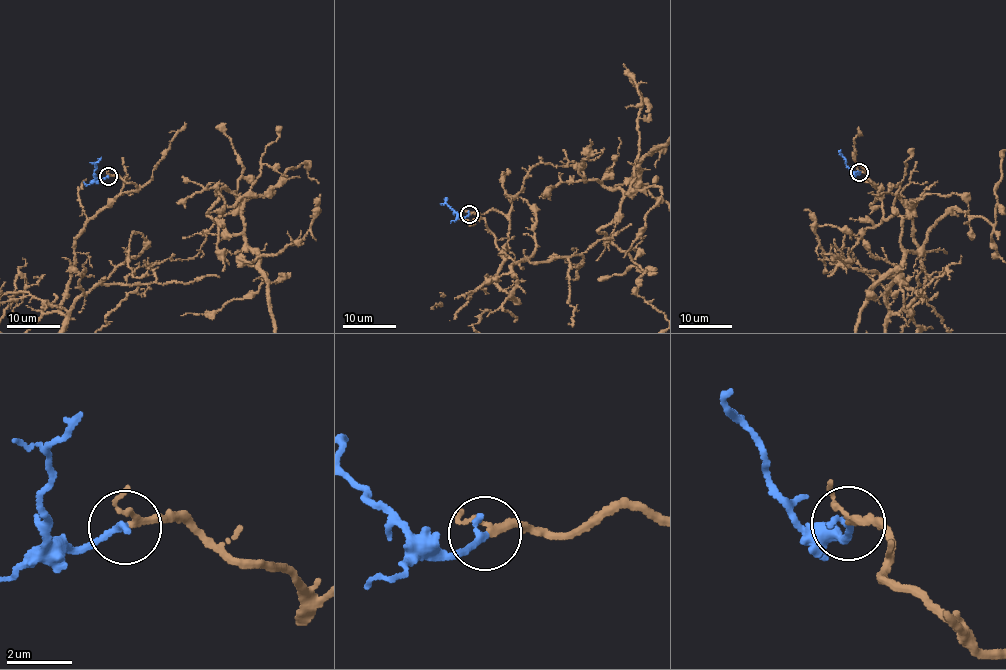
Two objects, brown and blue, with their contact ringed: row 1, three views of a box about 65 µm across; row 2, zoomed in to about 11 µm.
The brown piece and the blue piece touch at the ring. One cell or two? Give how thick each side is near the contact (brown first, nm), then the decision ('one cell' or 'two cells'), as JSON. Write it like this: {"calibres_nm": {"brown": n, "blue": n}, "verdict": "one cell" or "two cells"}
{"calibres_nm": {"brown": 160, "blue": 220}, "verdict": "one cell"}

